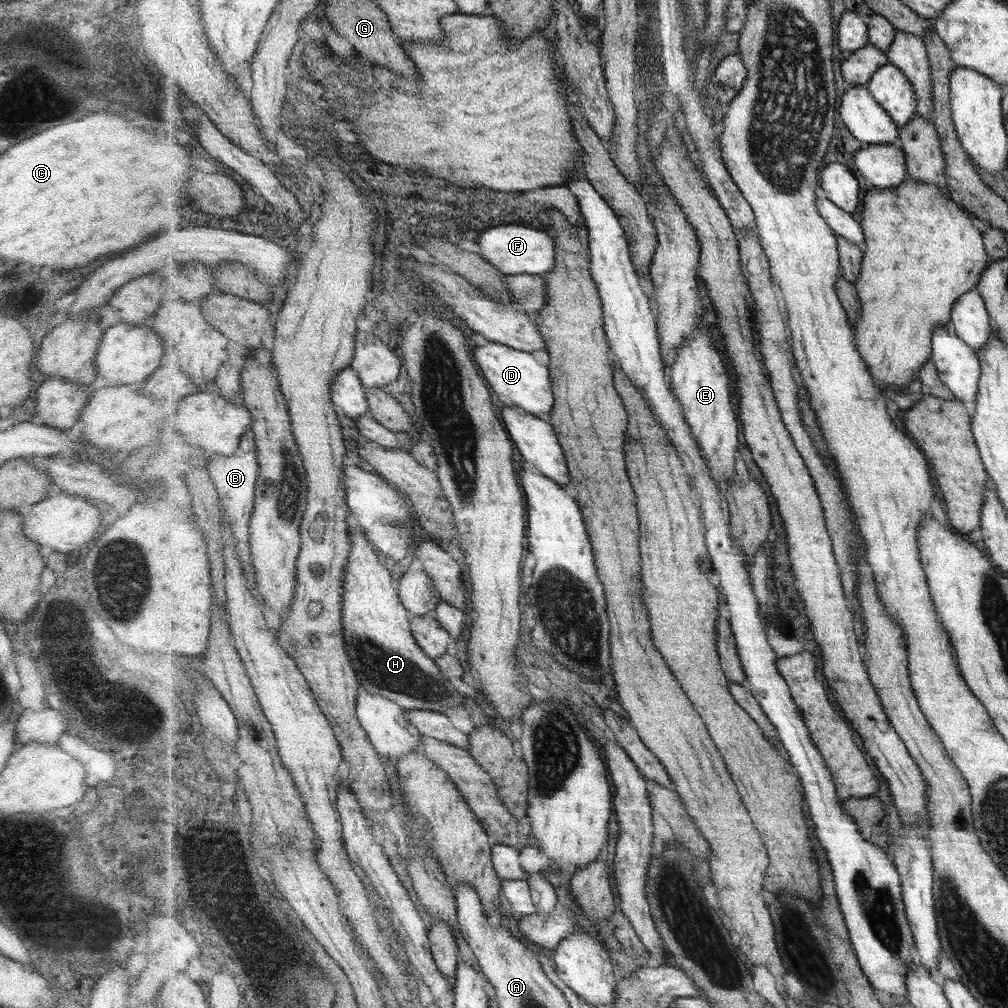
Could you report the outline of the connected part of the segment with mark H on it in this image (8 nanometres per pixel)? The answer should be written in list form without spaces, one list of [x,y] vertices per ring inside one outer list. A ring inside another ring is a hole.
[[[350,526],[351,556],[346,566],[344,578],[343,627],[345,627],[346,651],[350,654],[355,670],[358,671],[361,688],[371,694],[380,694],[408,710],[425,709],[440,712],[443,708],[461,706],[463,696],[455,690],[449,679],[443,674],[434,658],[431,658],[415,640],[411,630],[413,613],[403,606],[399,596],[400,580],[395,580],[391,572],[382,563],[382,556],[371,550],[368,540],[359,536],[359,528]]]

